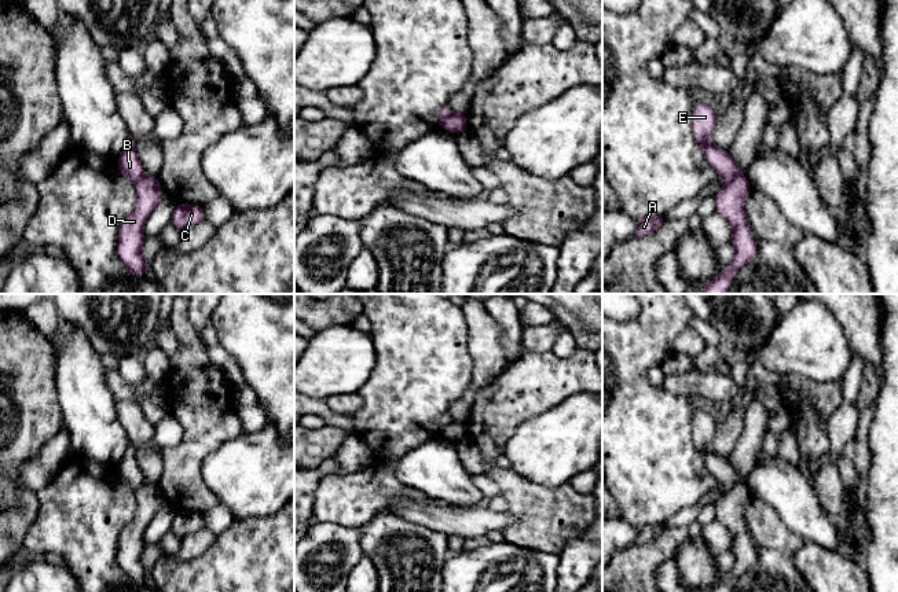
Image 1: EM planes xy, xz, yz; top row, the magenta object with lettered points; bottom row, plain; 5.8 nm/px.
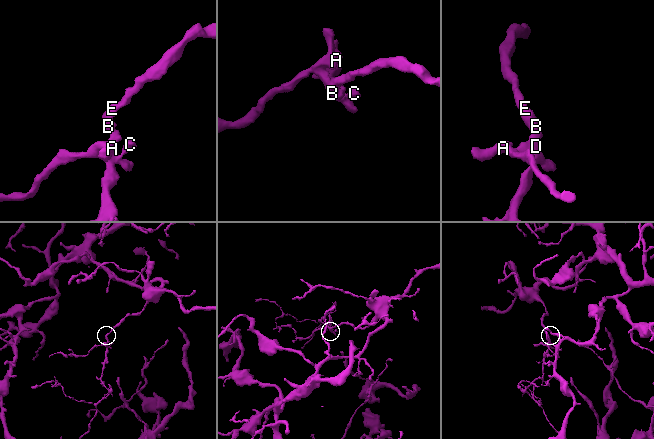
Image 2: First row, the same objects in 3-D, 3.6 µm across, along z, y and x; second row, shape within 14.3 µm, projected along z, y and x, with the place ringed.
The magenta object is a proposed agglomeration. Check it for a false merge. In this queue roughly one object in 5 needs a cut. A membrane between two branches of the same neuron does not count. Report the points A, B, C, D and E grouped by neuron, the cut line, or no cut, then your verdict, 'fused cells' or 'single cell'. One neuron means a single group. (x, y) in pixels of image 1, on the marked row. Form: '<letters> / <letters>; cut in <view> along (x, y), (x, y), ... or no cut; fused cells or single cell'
A C D / B E; cut in yz along (741, 175), (725, 184); fused cells

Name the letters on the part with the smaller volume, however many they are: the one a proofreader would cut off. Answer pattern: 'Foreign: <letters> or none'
Foreign: A, C, D

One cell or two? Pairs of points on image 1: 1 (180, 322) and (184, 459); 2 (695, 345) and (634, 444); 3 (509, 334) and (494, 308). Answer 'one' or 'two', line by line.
1: one
2: two
3: one

